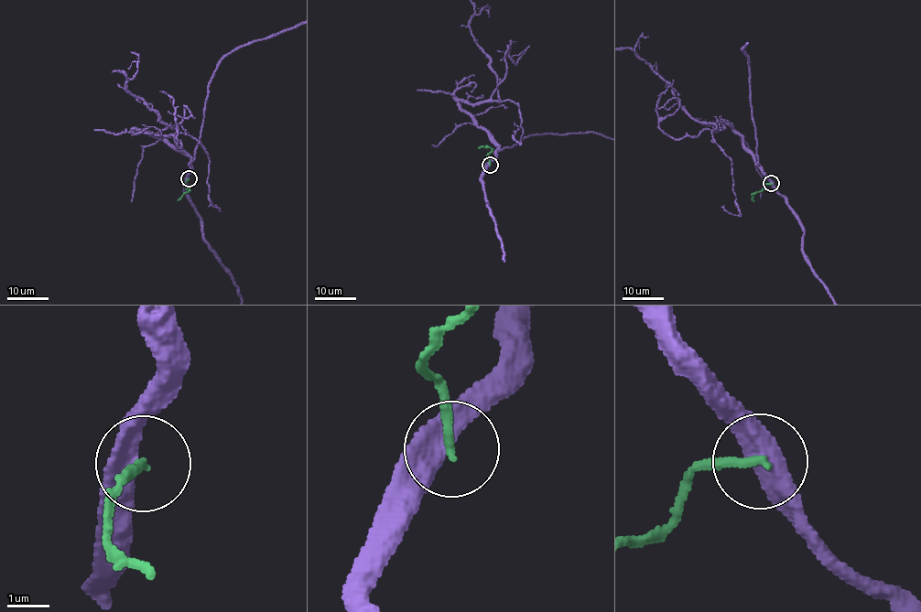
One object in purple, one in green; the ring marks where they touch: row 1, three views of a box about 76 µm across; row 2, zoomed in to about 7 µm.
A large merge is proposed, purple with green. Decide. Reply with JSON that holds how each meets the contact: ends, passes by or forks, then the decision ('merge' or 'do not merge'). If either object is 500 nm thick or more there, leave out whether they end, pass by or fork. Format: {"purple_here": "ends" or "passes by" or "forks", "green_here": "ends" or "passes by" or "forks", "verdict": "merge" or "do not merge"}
{"purple_here": "passes by", "green_here": "ends", "verdict": "do not merge"}

